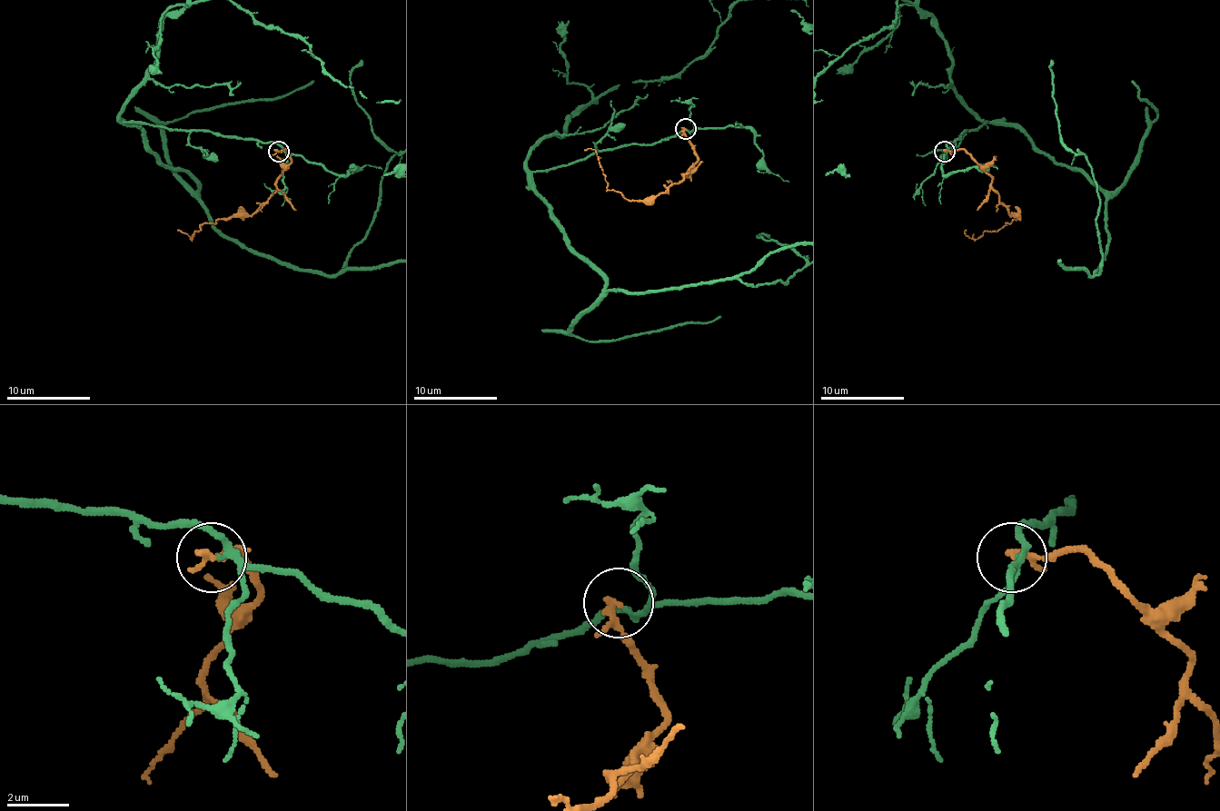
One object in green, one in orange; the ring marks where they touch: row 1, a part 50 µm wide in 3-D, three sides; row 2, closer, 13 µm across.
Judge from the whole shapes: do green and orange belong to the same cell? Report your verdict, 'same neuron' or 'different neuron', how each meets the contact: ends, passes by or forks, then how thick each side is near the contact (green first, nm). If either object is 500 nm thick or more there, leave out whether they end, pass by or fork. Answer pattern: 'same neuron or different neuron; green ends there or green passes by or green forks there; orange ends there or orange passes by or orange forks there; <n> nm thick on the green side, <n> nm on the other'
different neuron; green passes by; orange passes by; 160 nm thick on the green side, 180 nm on the other

